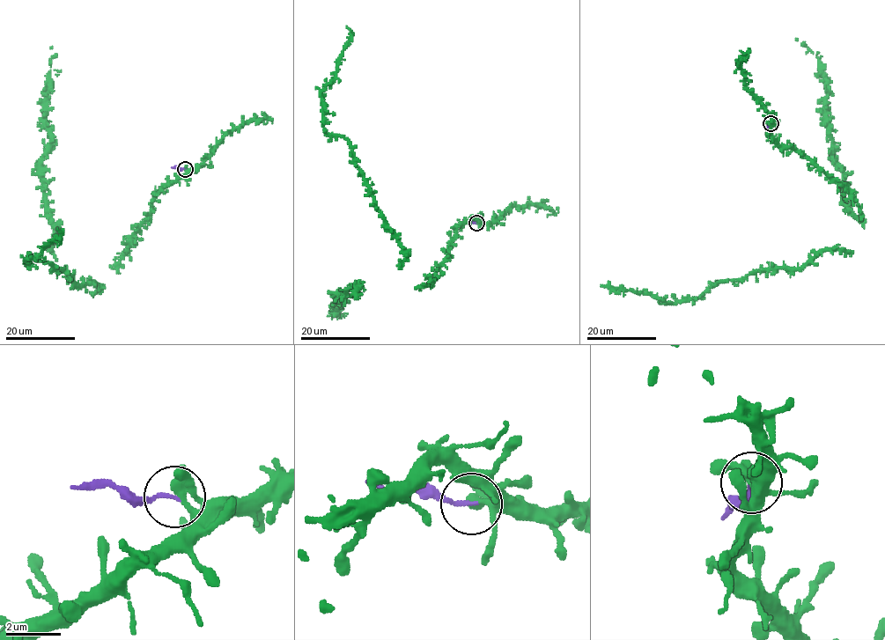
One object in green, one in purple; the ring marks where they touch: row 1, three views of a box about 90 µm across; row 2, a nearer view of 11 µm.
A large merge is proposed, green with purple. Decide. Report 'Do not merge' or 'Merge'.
Do not merge

